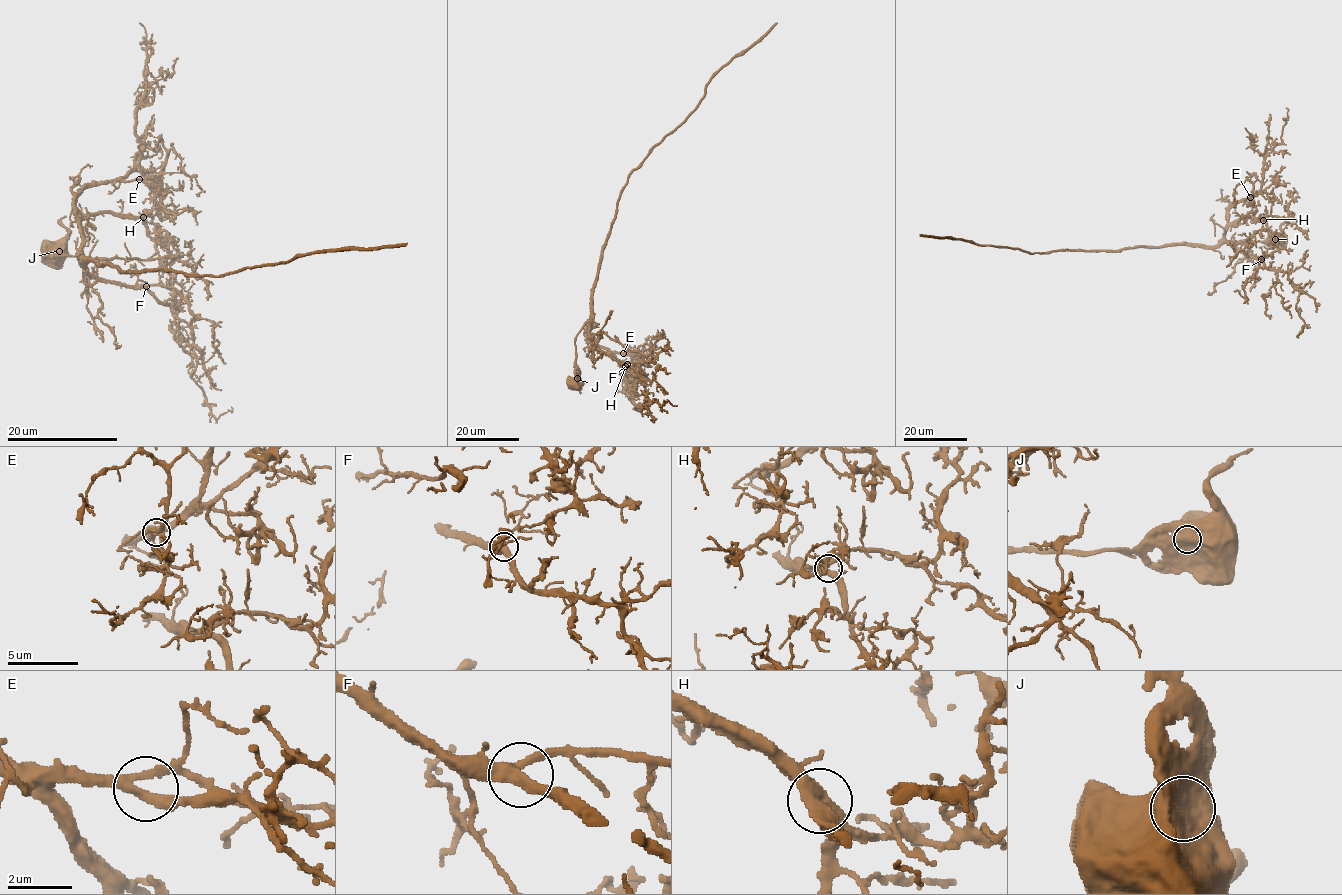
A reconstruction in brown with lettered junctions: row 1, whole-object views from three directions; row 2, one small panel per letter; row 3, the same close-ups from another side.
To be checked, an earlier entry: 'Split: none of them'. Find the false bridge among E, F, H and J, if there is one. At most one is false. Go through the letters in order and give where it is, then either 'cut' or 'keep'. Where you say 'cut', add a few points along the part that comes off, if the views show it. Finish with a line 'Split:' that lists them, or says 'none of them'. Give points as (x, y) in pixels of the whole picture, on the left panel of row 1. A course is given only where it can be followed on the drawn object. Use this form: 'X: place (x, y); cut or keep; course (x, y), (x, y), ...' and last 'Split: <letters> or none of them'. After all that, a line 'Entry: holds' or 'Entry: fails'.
E: place (139, 179); keep
F: place (146, 286); keep
H: place (143, 217); keep
J: place (59, 251); keep
Split: none of them
Entry: holds

